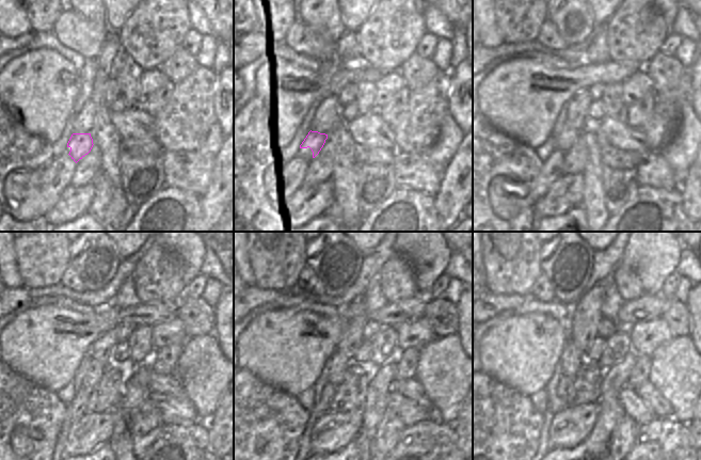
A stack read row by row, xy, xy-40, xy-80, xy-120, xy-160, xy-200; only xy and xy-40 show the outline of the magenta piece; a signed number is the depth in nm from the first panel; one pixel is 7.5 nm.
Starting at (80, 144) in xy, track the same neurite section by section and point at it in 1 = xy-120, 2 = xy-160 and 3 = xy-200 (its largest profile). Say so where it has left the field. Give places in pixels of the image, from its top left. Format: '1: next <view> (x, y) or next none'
1: next xy-120 (95, 370)
2: next xy-160 (335, 362)
3: next xy-200 (571, 359)

